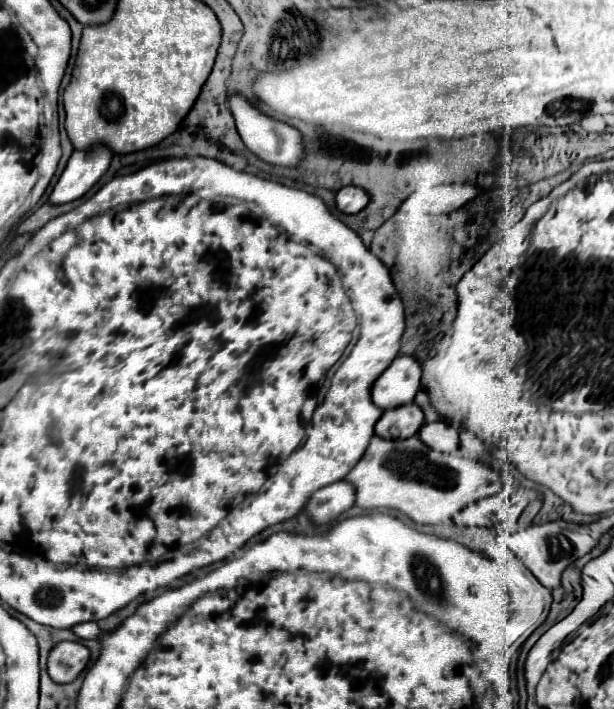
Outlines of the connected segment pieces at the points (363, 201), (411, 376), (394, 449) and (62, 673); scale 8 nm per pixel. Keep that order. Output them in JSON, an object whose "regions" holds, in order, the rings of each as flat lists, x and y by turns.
{"regions":[[[344,186,342,190,336,192,336,206,344,214,358,214,360,210,366,208,370,202,368,192,364,192,358,186]],[[414,360,410,366,392,362,392,366,388,366,384,374,374,382,372,402,376,402,380,410,390,410,414,402,414,396,420,390,420,374,422,370,418,360]],[[374,436,362,460,352,468,346,480,356,486,356,504,360,508,368,508,368,510,370,508,394,508,418,524,442,524,450,520,456,512,460,512,464,506,480,498,488,498,502,488,500,474,494,468,480,464,476,460,430,450,428,446,424,446,424,442,420,442,418,436,412,436,406,440,384,440,380,436]],[[58,642,48,654,48,674,58,684,72,682,88,664,90,652,78,642]]]}

